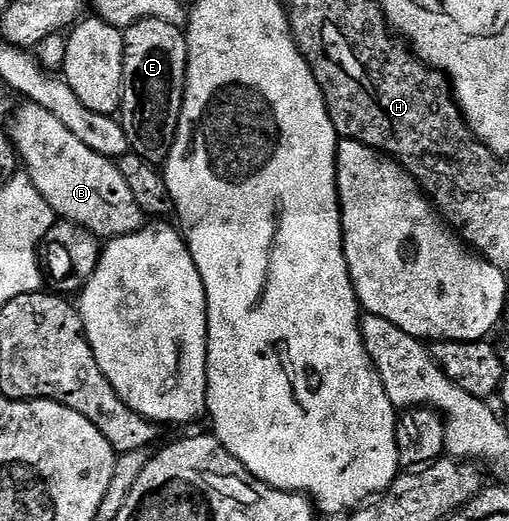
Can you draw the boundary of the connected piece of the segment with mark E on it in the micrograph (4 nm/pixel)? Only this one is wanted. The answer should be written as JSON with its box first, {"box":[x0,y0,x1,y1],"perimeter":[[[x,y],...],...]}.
{"box":[118,19,188,166],"perimeter":[[[146,19],[128,26],[124,34],[124,88],[120,94],[118,120],[124,129],[131,152],[159,166],[168,157],[178,131],[178,119],[184,102],[184,84],[188,78],[188,38],[178,25],[162,23],[162,19]]]}

